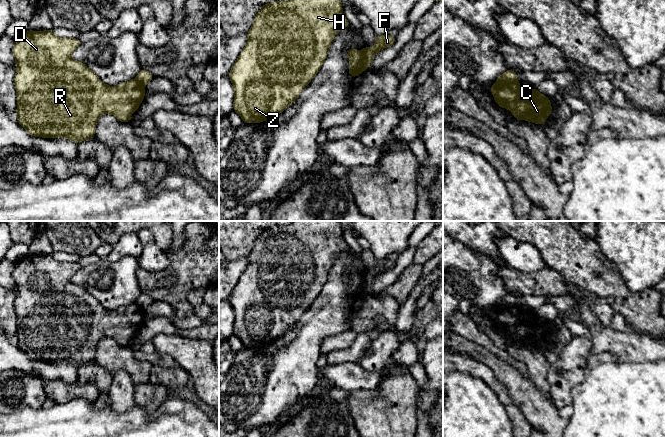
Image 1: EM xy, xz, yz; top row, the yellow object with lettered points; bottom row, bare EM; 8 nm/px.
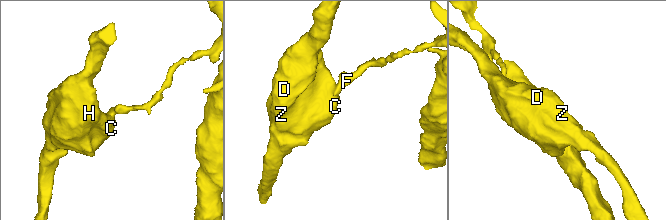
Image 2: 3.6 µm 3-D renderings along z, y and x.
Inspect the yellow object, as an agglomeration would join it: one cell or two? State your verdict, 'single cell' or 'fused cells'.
fused cells

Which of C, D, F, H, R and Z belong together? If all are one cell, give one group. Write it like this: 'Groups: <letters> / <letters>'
Groups: C D H R Z / F

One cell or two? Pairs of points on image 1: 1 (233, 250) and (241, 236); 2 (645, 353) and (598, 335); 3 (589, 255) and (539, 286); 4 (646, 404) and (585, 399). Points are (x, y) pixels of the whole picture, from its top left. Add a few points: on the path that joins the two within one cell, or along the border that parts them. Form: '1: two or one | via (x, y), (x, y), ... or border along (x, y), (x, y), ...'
1: one | via (233, 247), (233, 244), (238, 239)
2: one | via (633, 347), (610, 341)
3: two | border along (547, 266), (557, 270), (567, 280), (579, 287)
4: one | via (631, 404), (600, 403)

